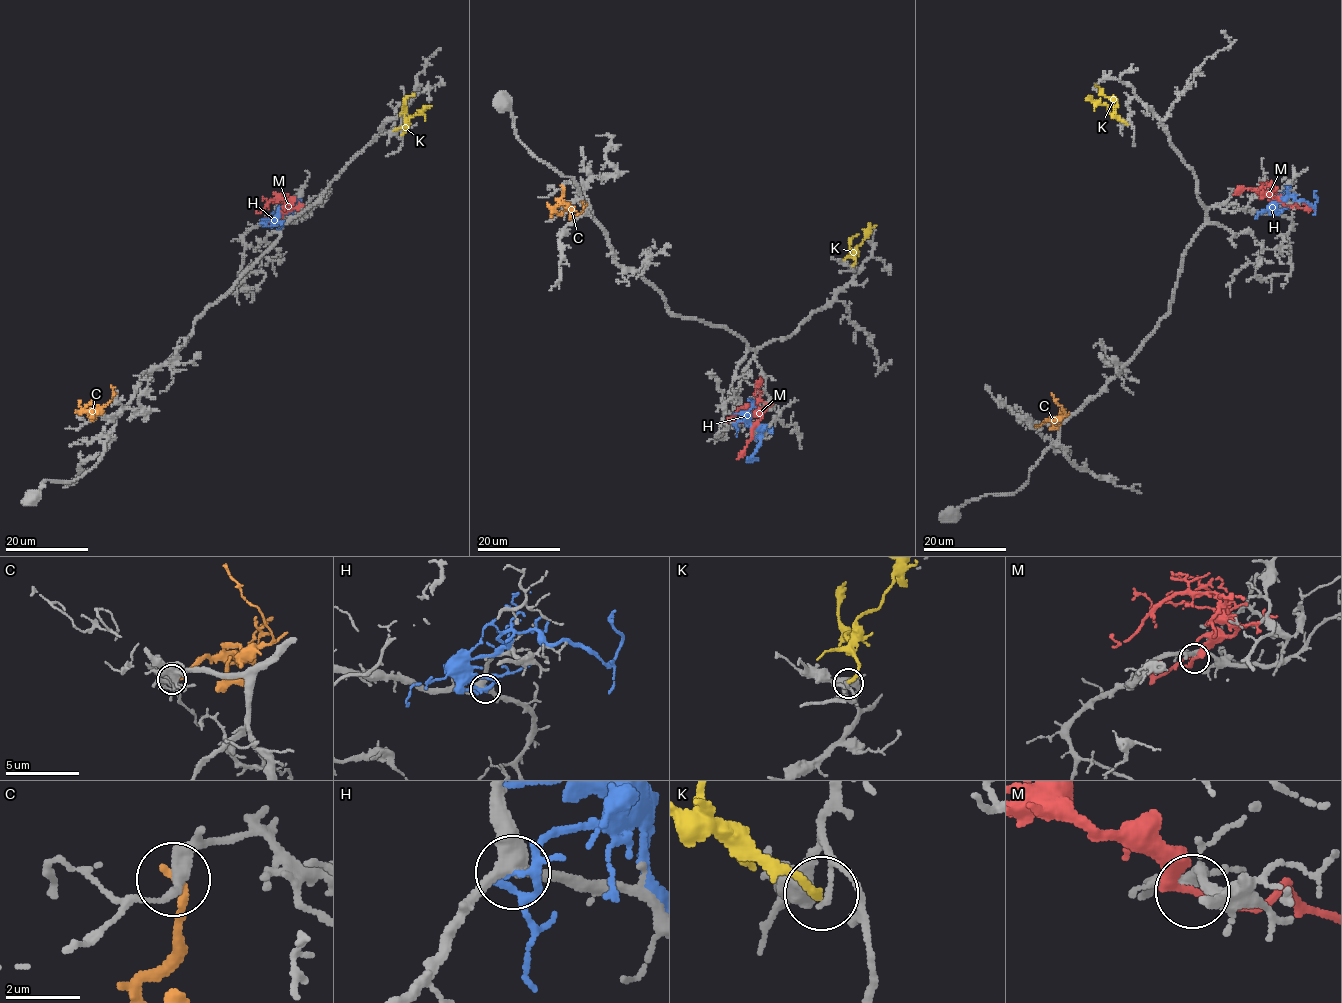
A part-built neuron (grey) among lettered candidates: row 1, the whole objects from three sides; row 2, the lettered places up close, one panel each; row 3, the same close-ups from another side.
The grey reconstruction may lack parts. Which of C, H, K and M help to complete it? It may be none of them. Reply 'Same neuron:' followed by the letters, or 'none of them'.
Same neuron: none of them

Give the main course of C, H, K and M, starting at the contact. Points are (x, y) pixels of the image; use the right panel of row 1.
C: (1036, 426), (1065, 416), (1052, 393)
H: (1278, 213), (1274, 206), (1285, 201), (1285, 195), (1312, 206), (1316, 201), (1315, 191)
K: (1128, 124), (1111, 114), (1105, 104), (1095, 104), (1088, 95)
M: (1285, 205), (1272, 196), (1270, 188), (1266, 186), (1233, 194)

